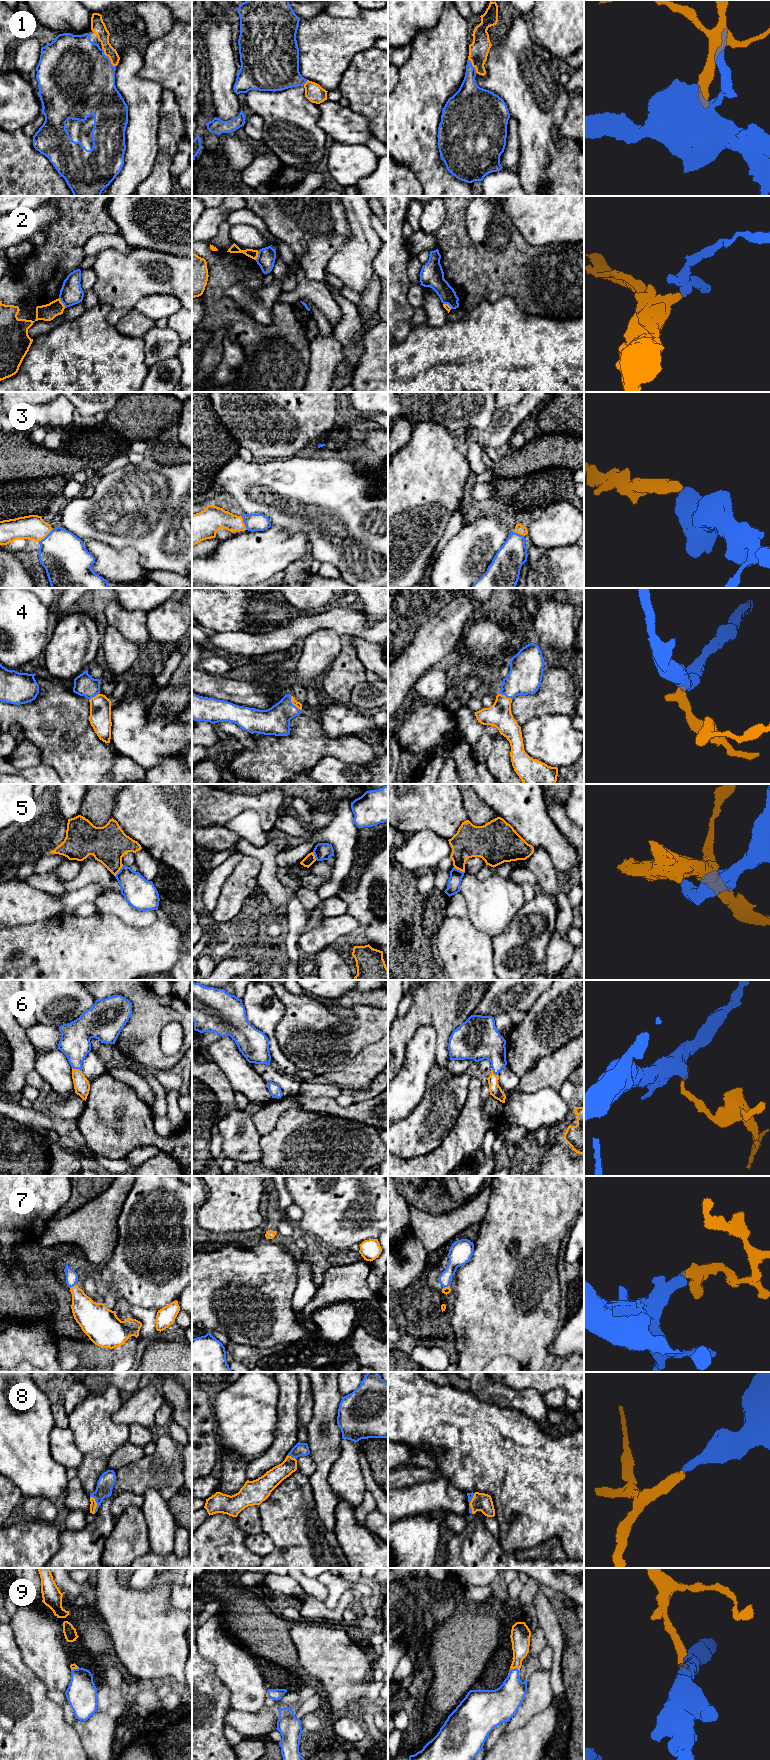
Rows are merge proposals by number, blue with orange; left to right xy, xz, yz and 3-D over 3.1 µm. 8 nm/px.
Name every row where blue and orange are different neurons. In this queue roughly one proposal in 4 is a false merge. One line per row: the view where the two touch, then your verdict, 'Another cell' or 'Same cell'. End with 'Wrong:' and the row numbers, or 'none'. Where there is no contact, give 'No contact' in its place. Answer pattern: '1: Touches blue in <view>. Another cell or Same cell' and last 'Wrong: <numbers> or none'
1: Touches blue in xy. Same cell
2: Touches blue in xy. Another cell
3: Touches blue in xy. Same cell
4: Touches blue in xz. Same cell
5: Touches blue in xy. Another cell
6: Touches blue in xy. Same cell
7: Touches blue in xy. Same cell
8: Touches blue in xy. Same cell
9: Touches blue in yz. Same cell
Wrong: 2, 5

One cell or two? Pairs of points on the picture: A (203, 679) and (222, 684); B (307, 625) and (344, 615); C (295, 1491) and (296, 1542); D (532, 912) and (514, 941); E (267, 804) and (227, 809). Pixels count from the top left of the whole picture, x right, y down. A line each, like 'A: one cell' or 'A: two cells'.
A: one cell
B: one cell
C: one cell
D: one cell
E: one cell

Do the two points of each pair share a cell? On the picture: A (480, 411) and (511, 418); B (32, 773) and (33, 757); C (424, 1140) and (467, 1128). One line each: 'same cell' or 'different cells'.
A: different cells
B: different cells
C: different cells

